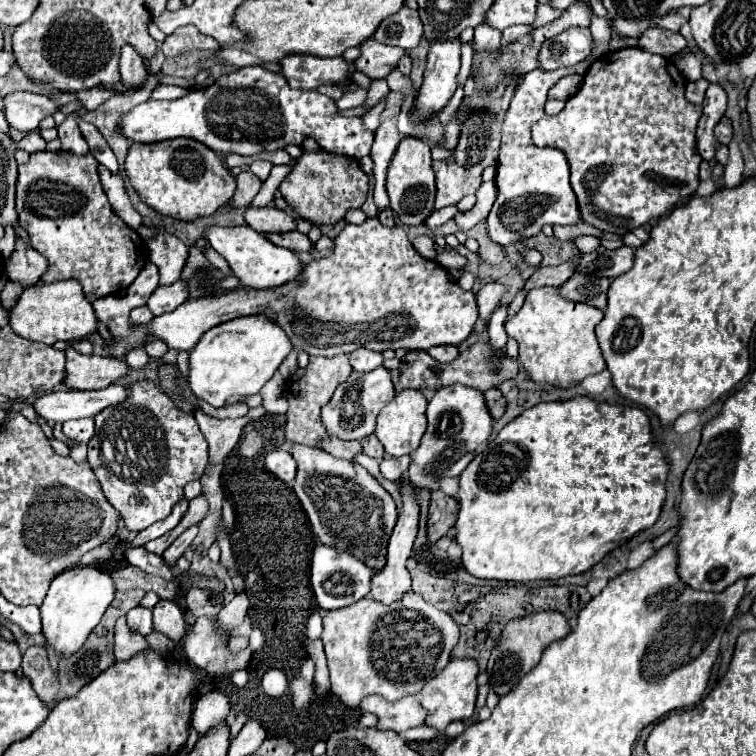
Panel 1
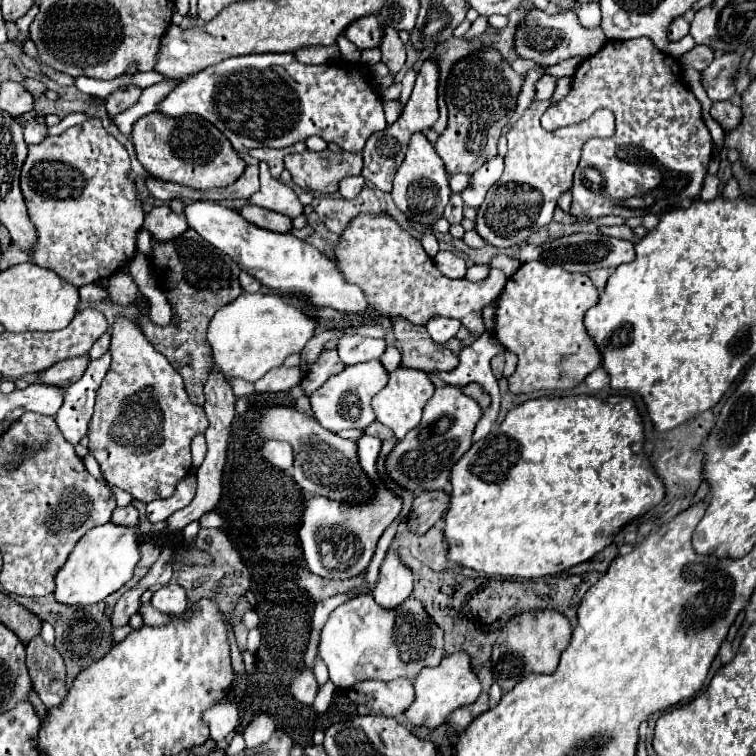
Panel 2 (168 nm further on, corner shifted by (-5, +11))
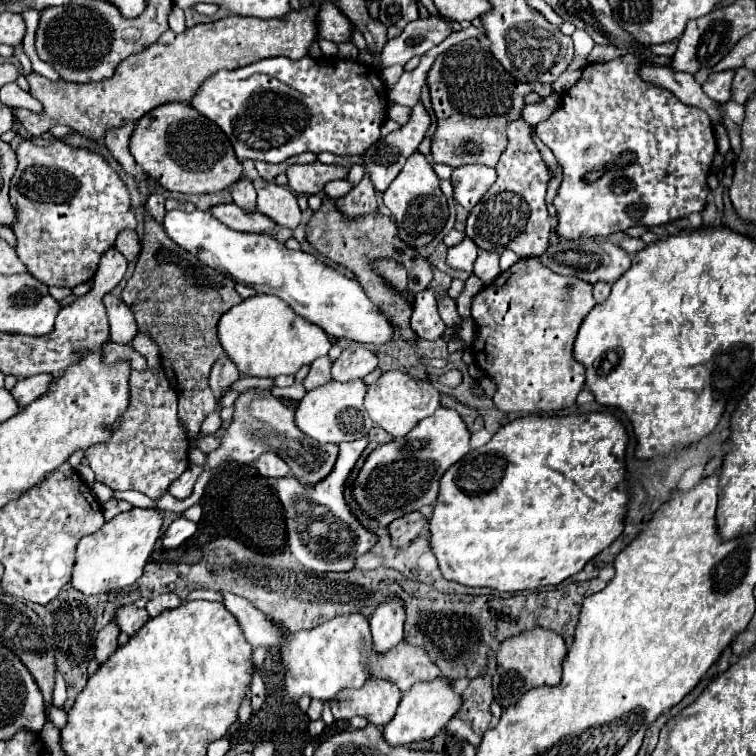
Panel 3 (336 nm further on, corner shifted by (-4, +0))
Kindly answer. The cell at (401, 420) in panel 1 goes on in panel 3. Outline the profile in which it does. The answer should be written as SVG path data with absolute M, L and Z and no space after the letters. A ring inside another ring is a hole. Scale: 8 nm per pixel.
M402 370L384 372L372 386L368 386L366 400L364 400L364 408L374 420L374 424L390 432L394 438L406 436L410 428L414 428L414 422L428 418L430 414L436 412L438 406L440 406L438 390L430 382L416 380Z

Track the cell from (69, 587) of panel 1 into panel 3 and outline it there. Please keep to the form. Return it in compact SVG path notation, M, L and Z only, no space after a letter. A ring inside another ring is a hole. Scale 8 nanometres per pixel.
M134 506L132 510L114 516L98 532L84 536L76 550L76 566L72 574L74 588L82 594L100 594L134 584L142 576L142 570L160 538L160 530L162 514L156 508Z

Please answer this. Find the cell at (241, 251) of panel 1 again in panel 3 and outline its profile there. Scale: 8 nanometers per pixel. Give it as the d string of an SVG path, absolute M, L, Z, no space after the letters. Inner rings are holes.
M170 210L162 220L162 228L180 248L198 256L206 266L230 274L236 282L252 286L258 294L264 292L282 298L298 316L318 324L332 338L346 338L370 346L382 346L394 340L394 326L366 296L360 282L346 278L308 252L288 250L270 234L236 232L202 210Z

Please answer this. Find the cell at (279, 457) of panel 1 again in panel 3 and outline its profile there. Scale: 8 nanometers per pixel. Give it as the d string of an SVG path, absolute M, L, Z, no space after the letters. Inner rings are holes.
M266 452L262 454L256 462L254 462L254 468L266 476L266 478L278 478L278 476L288 476L290 474L290 468L288 464L274 452Z

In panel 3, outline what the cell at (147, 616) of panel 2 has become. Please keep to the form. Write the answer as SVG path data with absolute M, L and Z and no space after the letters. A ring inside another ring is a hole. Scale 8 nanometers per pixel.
M124 604L122 608L118 608L114 612L114 618L112 618L112 622L120 628L120 632L124 632L128 636L134 636L148 620L150 620L148 612L134 604Z

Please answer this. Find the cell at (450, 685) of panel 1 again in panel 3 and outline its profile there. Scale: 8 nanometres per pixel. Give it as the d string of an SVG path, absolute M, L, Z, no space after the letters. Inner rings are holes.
M440 678L436 682L432 680L414 684L414 688L410 688L410 692L402 696L396 716L382 728L382 736L390 746L406 746L416 740L428 740L446 726L446 722L458 712L458 708L460 708L460 696L452 692L448 680Z

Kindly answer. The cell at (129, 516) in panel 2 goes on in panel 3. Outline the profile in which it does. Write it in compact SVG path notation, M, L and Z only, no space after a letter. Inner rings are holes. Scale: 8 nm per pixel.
M110 498L108 502L102 504L102 514L104 514L104 520L110 520L114 518L118 512L124 512L124 510L130 510L132 504L124 502L124 500L116 500L116 498Z

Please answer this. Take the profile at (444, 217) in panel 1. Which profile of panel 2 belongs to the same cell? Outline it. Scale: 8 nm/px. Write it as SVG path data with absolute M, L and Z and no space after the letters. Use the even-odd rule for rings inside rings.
M431 227L425 229L425 233L421 237L421 245L423 245L423 249L427 251L429 257L435 257L435 253L439 251L439 241L437 241L437 237L435 237L435 233L433 233Z

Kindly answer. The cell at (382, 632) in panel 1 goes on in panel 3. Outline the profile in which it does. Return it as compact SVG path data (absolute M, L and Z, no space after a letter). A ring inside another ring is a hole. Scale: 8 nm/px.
M220 592L224 608L238 618L238 624L253 649L259 646L270 648L275 646L282 654L284 664L284 698L288 704L298 702L302 696L310 696L312 700L330 700L342 688L360 688L368 678L386 678L394 682L402 692L410 690L416 682L430 682L440 676L438 666L422 652L422 648L414 648L406 642L398 644L394 652L386 656L374 656L370 652L370 626L368 618L350 614L334 618L318 628L302 630L294 634L284 634L281 627L254 608L252 602L236 596L232 592Z

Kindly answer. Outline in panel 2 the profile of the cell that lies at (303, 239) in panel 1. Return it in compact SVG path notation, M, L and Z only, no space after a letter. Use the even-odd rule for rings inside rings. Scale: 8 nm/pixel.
M251 203L245 205L239 213L247 221L251 221L253 225L275 231L275 233L291 233L291 229L293 229L293 223L287 215L281 215L281 213L275 213L275 211L269 211L269 209L261 209L261 207L255 207Z

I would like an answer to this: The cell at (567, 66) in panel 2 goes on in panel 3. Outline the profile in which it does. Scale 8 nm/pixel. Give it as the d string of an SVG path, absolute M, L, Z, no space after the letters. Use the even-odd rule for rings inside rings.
M484 36L468 38L438 54L428 72L428 88L436 114L432 156L434 162L452 168L462 164L486 164L494 168L498 156L506 148L506 128L512 120L518 120L524 108L524 96L530 92L542 96L554 92L550 84L522 84L514 80L492 56Z

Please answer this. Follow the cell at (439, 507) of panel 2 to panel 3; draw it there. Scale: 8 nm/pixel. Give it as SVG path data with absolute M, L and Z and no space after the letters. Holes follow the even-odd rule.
M410 512L398 520L394 520L390 526L388 526L388 532L390 532L390 540L392 540L392 546L400 548L400 546L406 546L410 544L422 530L422 526L426 524L426 518L420 514L420 512Z

